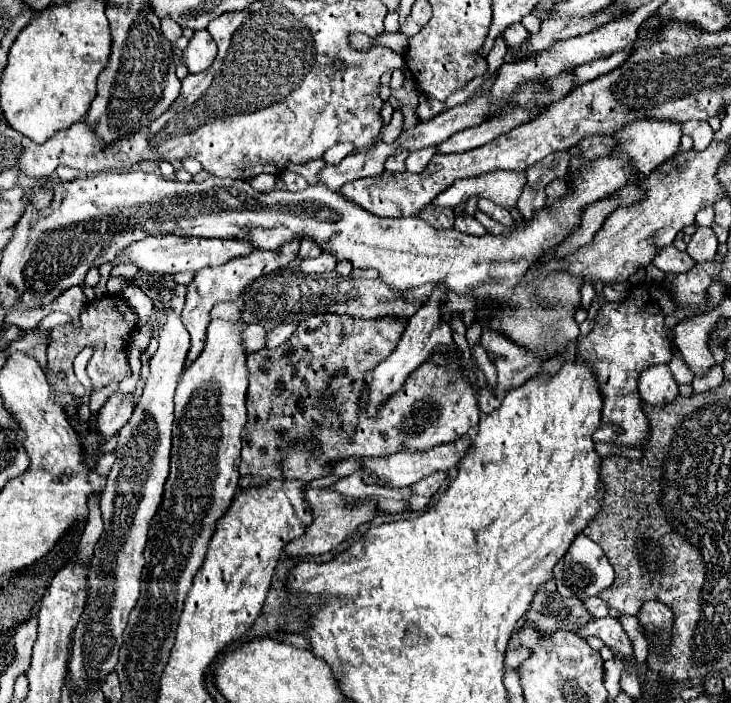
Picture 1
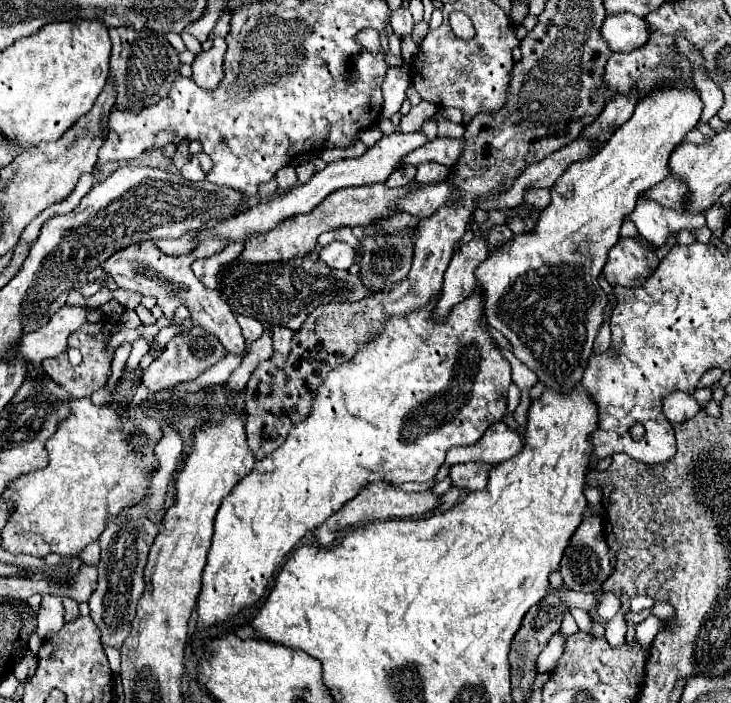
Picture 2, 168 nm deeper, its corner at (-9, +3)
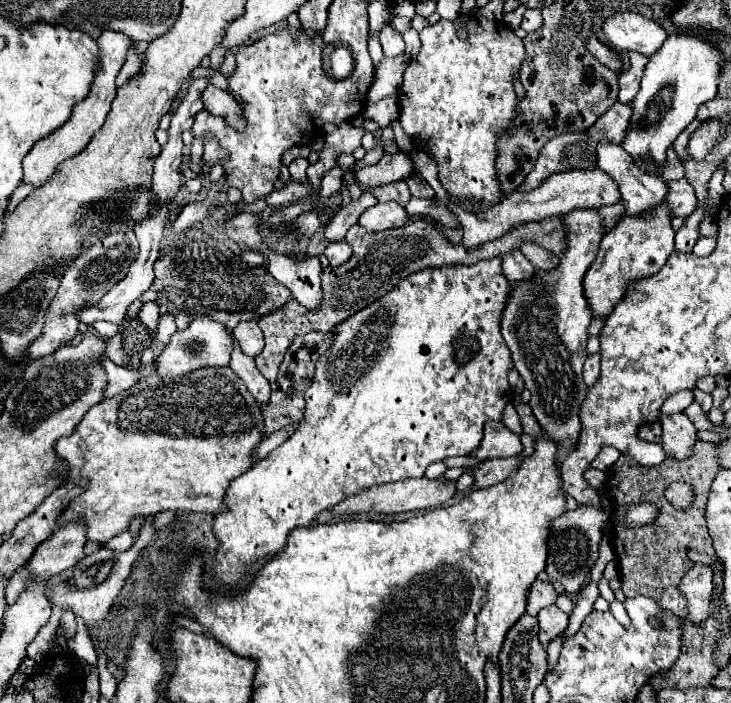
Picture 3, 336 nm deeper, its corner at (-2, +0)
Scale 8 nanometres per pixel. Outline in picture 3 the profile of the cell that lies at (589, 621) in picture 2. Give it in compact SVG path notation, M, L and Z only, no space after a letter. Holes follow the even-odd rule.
M555 605L543 609L539 615L537 615L537 621L539 621L539 641L541 645L549 645L551 639L559 633L563 633L563 629L567 629L567 615L563 611L559 611Z

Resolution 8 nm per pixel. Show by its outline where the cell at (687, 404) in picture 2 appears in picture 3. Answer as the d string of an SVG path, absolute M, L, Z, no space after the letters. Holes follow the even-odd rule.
M675 413L669 417L661 417L663 441L661 447L667 457L687 459L691 457L691 449L697 441L697 431L685 413Z

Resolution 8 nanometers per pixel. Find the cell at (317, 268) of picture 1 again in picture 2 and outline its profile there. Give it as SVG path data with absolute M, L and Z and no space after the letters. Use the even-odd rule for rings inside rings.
M332 242L330 246L322 248L320 256L322 262L326 262L330 268L338 270L348 270L354 262L354 248L348 246L346 242Z

